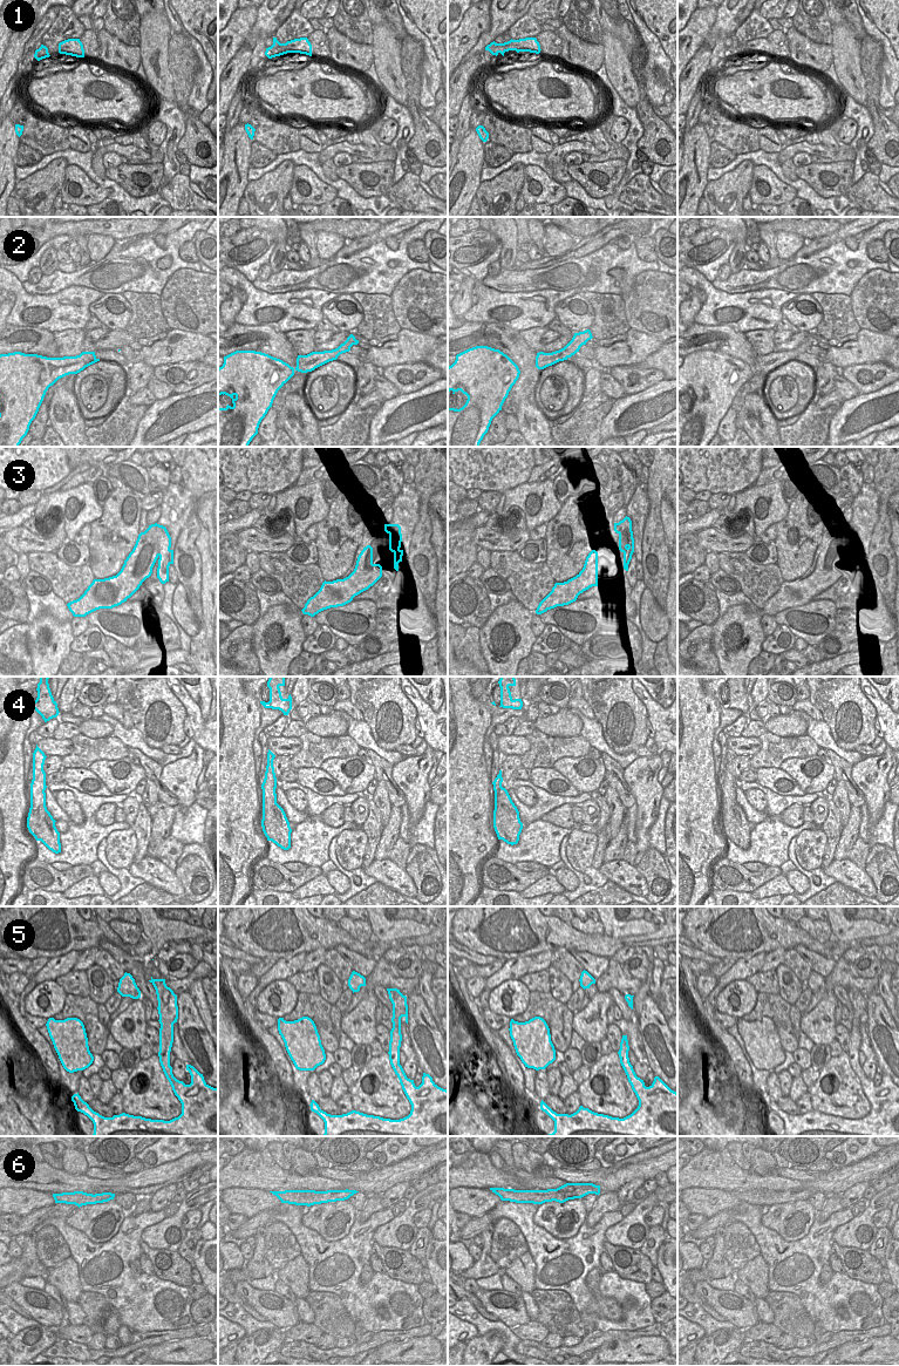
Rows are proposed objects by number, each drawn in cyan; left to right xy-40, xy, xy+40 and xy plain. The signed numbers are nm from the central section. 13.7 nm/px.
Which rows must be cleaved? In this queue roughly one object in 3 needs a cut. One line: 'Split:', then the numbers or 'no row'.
Split: 1, 2, 4

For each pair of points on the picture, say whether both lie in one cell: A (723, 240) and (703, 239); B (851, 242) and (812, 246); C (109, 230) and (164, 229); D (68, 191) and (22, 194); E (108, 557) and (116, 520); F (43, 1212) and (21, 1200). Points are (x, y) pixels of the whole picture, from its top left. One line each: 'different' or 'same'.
A: same
B: different
C: different
D: different
E: same
F: different

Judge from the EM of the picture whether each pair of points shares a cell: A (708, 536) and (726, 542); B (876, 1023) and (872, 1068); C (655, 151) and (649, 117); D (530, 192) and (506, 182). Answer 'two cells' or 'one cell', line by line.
A: one cell
B: two cells
C: one cell
D: two cells

